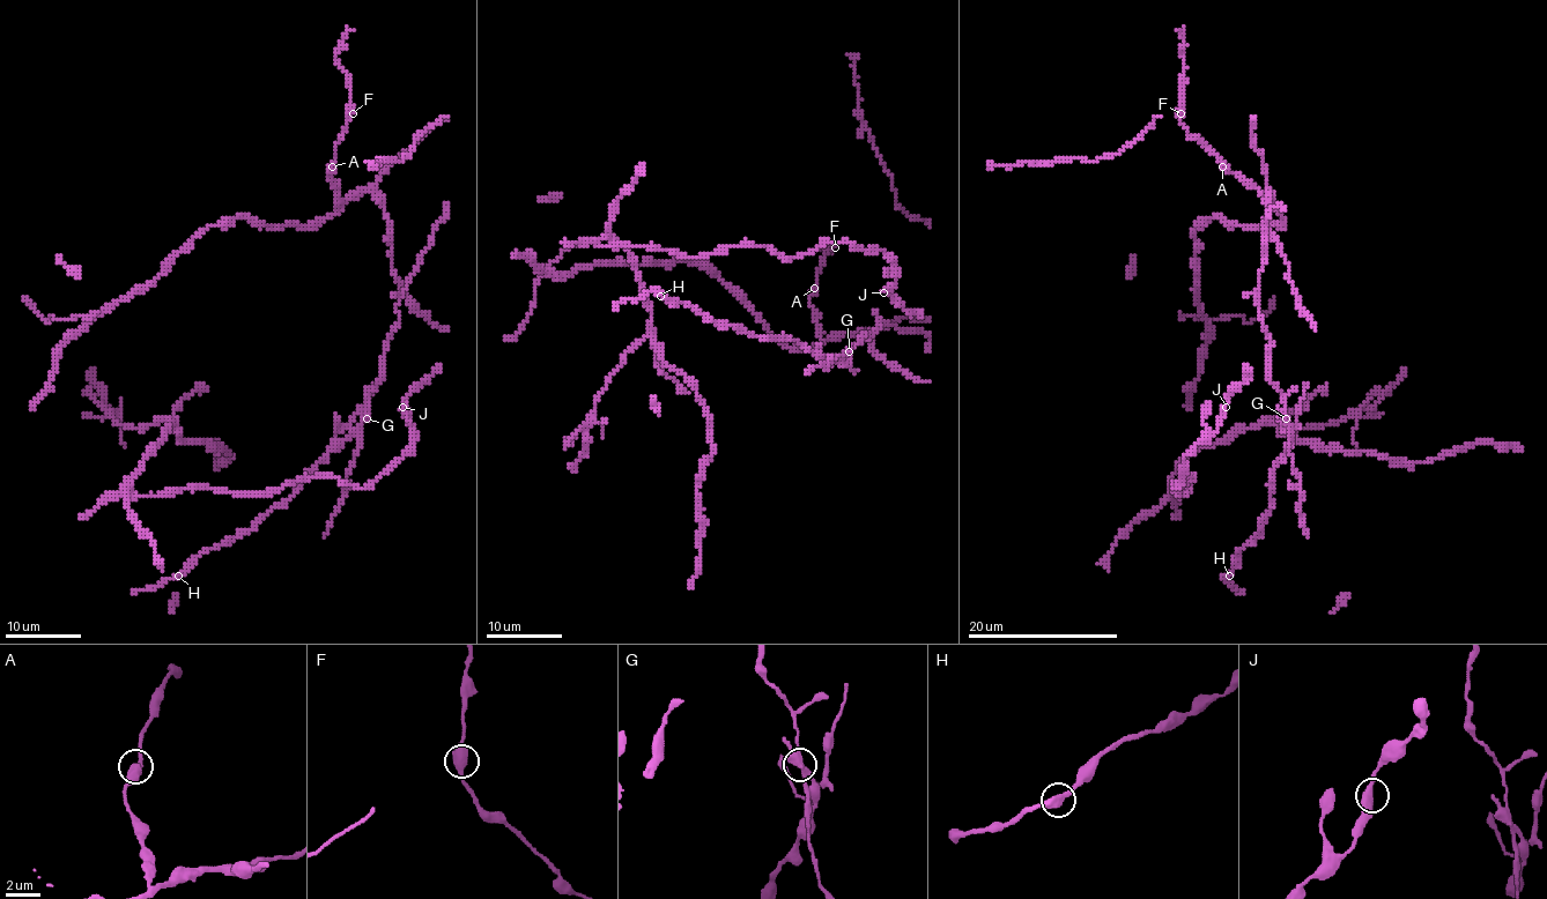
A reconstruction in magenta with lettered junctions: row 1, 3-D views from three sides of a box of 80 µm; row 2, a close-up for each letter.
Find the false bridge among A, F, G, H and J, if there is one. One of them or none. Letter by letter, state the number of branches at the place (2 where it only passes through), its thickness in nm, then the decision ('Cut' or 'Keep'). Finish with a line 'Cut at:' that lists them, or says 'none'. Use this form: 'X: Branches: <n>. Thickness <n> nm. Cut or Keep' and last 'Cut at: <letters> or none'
A: Branches: 2. Thickness 460 nm. Keep
F: Branches: 2. Thickness 480 nm. Keep
G: Branches: 2. Thickness 480 nm. Cut
H: Branches: 2. Thickness 440 nm. Keep
J: Branches: 2. Thickness 480 nm. Keep
Cut at: G

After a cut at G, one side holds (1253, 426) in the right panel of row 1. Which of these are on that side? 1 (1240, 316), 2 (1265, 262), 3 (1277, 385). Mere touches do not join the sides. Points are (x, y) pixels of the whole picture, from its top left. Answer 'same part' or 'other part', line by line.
1: same part
2: other part
3: other part

